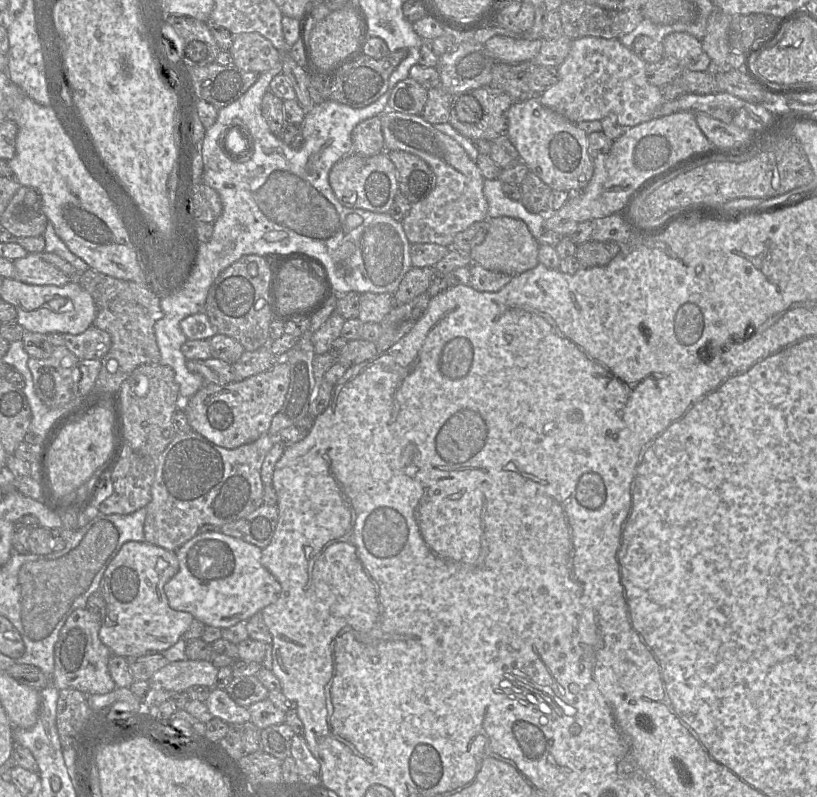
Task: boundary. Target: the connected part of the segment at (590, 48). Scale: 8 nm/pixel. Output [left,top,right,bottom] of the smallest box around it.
[538,39,664,128]

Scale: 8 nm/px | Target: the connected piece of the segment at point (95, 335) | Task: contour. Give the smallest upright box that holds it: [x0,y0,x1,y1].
[63,325,111,360]

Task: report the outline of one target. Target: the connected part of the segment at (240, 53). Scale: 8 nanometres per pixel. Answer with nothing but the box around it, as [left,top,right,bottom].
[229,32,281,74]

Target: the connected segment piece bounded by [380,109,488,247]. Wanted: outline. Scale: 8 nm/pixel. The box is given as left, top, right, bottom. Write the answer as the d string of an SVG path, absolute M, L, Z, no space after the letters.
M386 110L380 115L385 151L400 150L423 159L435 176L435 185L429 195L411 203L410 210L401 225L409 243L428 243L451 247L454 237L475 222L487 220L488 202L483 192L484 177L466 151L451 137L435 129L422 115L411 115Z

